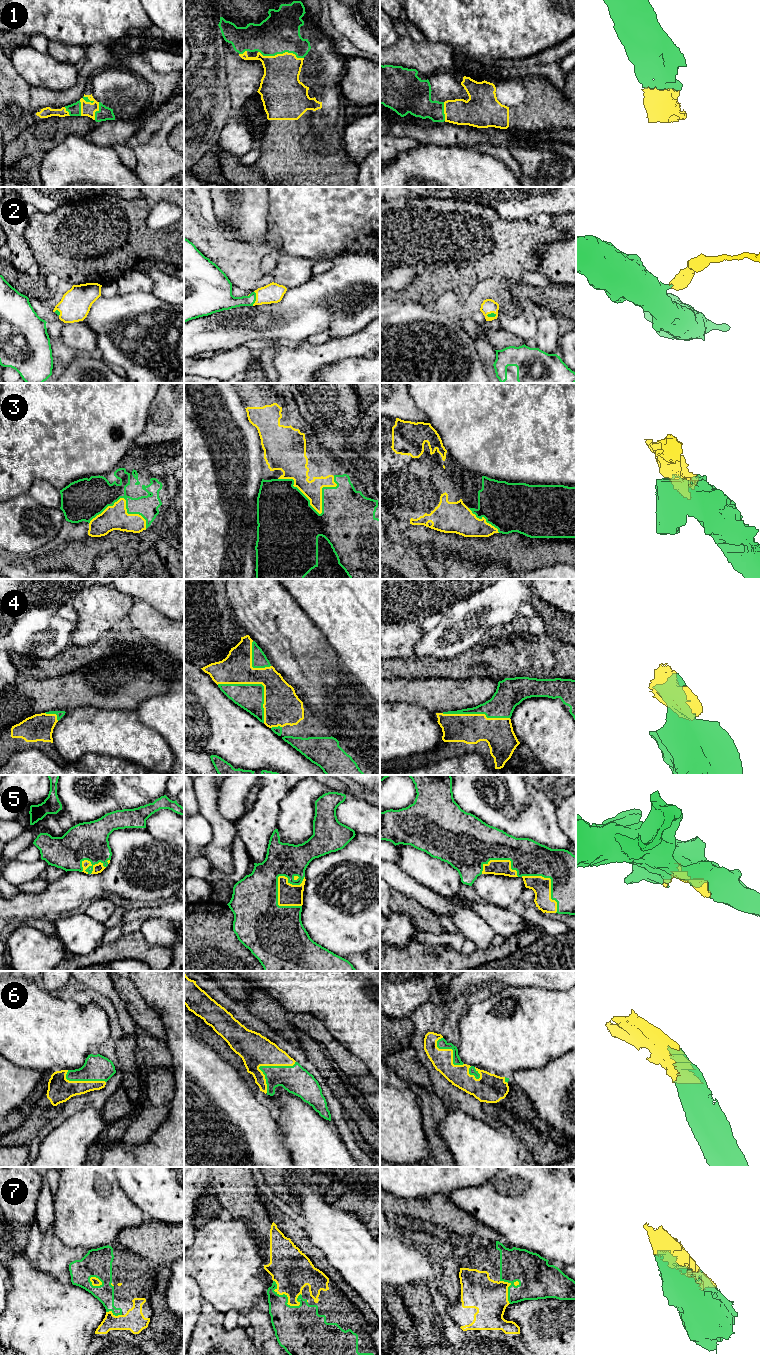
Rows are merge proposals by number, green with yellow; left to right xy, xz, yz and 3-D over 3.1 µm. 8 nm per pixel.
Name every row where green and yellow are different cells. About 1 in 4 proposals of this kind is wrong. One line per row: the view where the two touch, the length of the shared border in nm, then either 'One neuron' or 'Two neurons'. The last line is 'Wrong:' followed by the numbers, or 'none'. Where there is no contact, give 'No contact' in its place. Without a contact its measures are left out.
1: Touches green in xz. Shared border 380 nm. One neuron
2: Touches green in xz. Shared border 120 nm. One neuron
3: Touches green in xz. Shared border 480 nm. One neuron
4: Touches green in xz. Shared border 500 nm. One neuron
5: Touches green in xz. Shared border 320 nm. One neuron
6: Touches green in xz. Shared border 340 nm. One neuron
7: Touches green in xz. Shared border 300 nm. One neuron
Wrong: none

